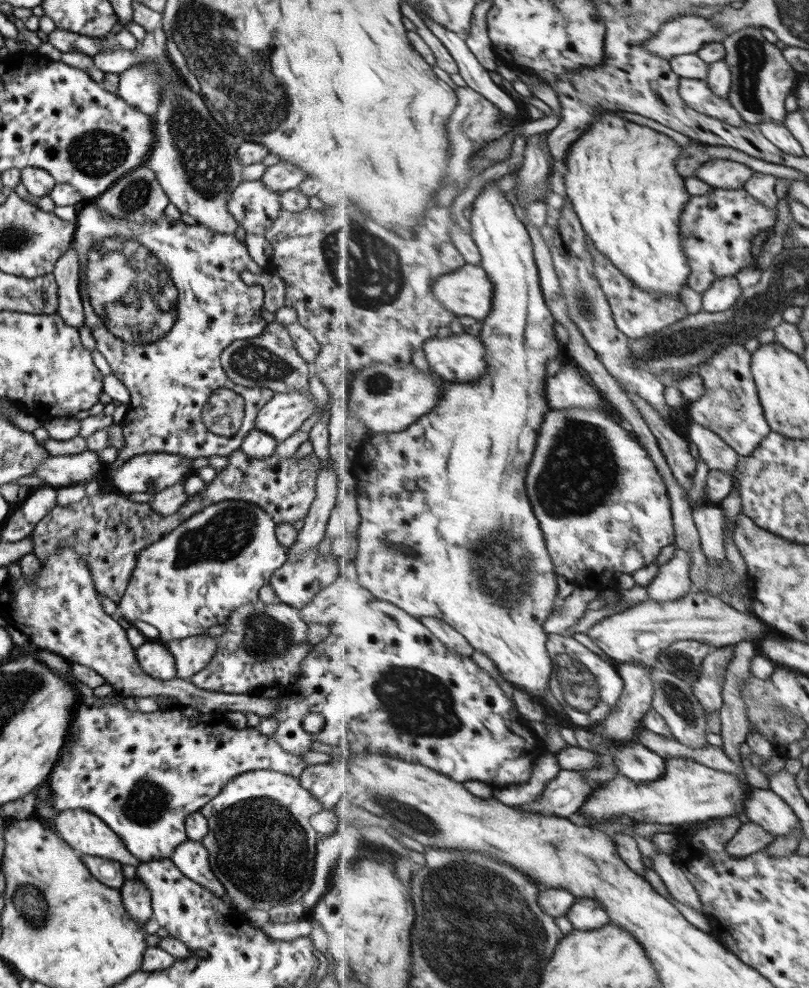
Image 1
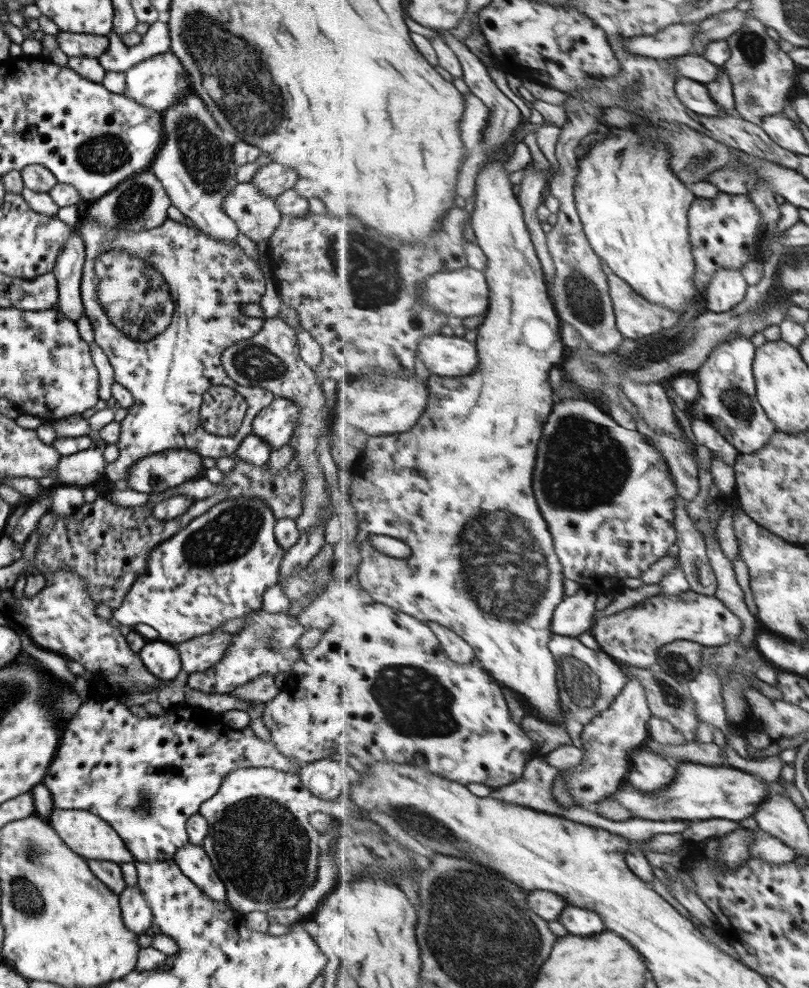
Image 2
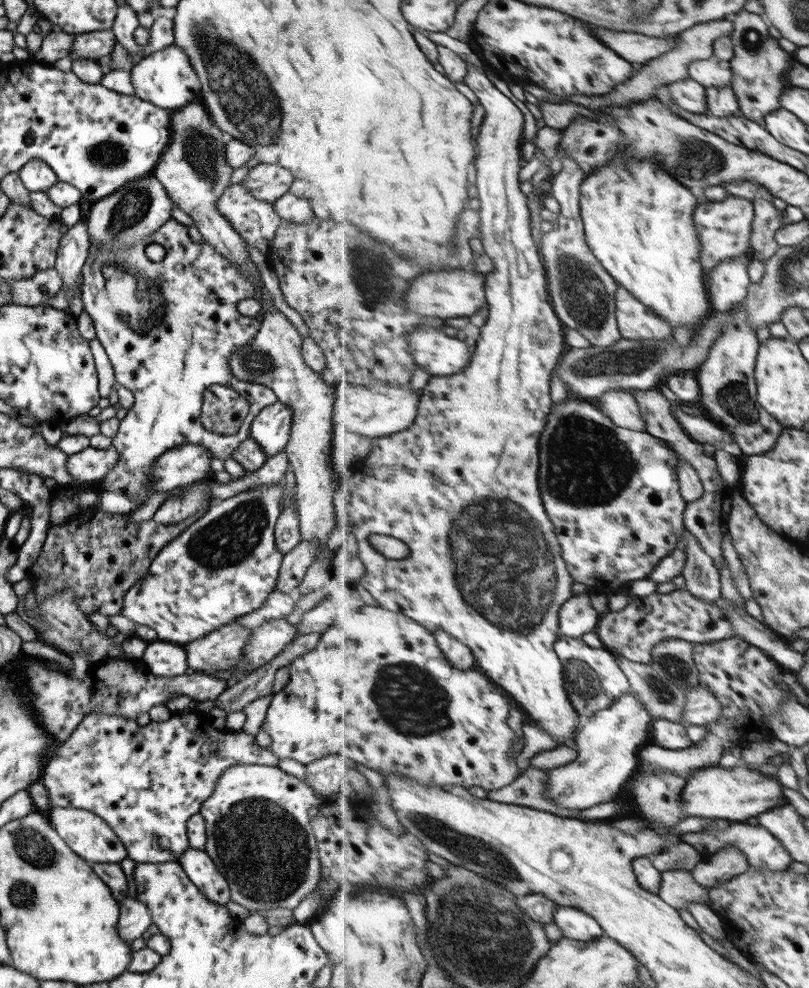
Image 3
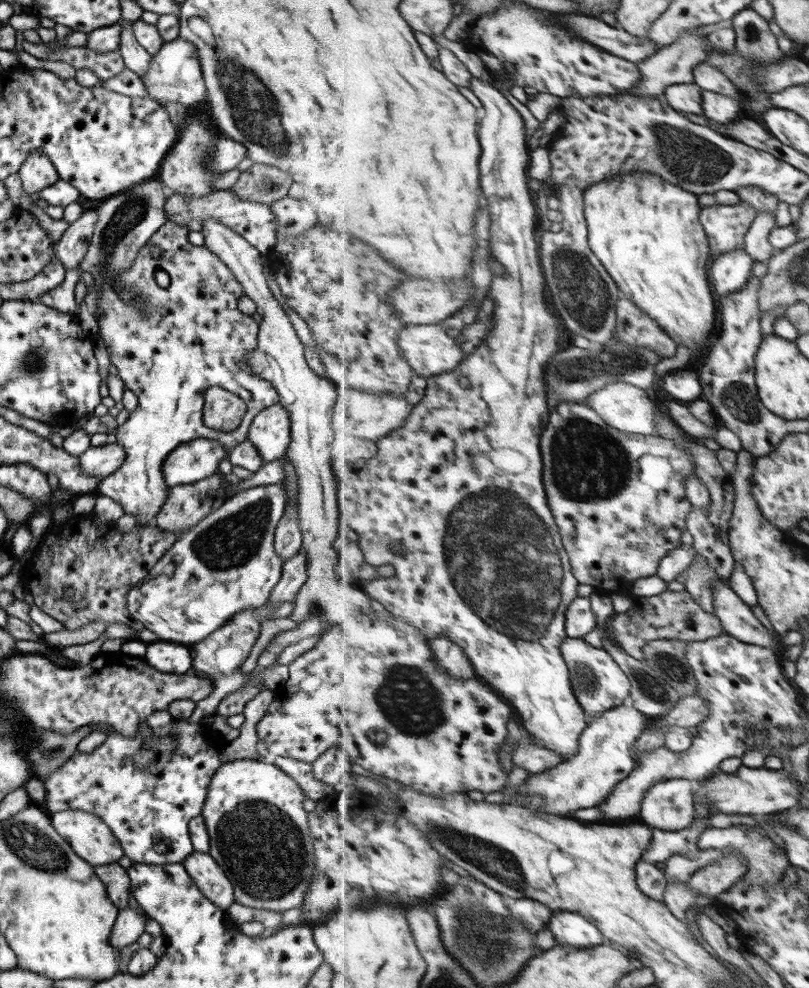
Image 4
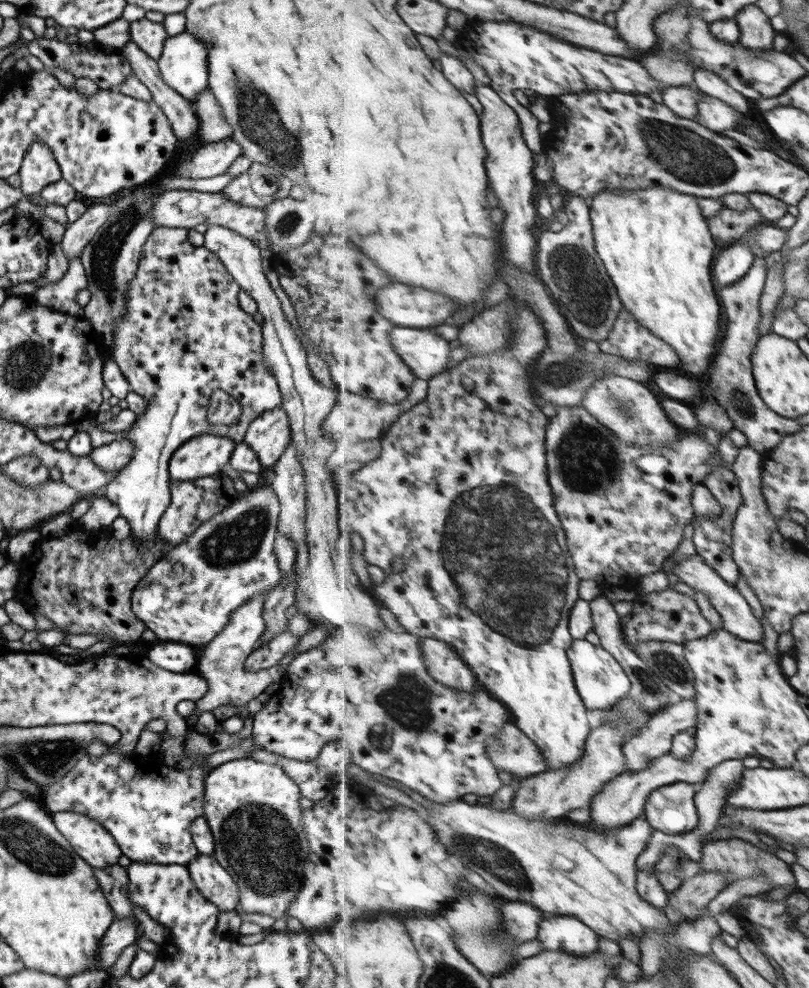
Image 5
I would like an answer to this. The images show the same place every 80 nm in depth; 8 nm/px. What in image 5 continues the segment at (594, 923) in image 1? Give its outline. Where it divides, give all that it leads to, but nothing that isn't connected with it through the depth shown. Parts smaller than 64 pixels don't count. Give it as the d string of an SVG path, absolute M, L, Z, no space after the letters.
M549 916L539 927L538 941L542 951L561 950L577 956L591 956L598 951L604 956L621 955L619 943L600 936L576 916Z

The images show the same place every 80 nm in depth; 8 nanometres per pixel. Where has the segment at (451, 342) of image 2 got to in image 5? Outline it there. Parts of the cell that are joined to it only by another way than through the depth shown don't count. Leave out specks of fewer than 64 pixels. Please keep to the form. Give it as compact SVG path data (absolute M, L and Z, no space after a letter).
M396 326L390 335L395 352L414 370L418 378L429 381L436 374L439 375L448 370L451 346L449 341L435 332L433 327L419 329Z

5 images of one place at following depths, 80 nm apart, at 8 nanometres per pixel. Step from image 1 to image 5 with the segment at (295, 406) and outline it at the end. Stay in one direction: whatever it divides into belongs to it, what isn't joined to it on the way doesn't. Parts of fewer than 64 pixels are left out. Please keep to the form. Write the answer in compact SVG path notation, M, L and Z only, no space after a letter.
M277 407L256 416L242 442L254 451L261 466L272 466L291 442L290 431L286 412Z

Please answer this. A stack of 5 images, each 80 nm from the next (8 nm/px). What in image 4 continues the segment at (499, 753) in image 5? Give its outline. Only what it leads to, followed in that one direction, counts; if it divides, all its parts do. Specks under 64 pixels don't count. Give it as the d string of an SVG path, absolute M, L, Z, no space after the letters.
M527 734L518 742L516 749L510 754L515 766L526 770L528 774L540 773L560 765L564 760L558 752L540 745L534 745Z

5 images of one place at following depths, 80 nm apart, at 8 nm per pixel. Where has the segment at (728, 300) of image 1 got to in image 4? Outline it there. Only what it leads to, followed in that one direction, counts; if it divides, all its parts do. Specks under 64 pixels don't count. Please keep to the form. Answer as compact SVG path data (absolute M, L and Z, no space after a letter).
M744 249L726 252L713 260L711 265L712 286L720 297L741 291L750 282L754 258Z

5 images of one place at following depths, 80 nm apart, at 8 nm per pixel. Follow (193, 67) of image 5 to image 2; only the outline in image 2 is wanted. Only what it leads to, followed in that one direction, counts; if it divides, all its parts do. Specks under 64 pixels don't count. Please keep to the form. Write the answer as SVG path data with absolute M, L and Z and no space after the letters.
M169 51L134 64L122 73L125 80L125 91L122 95L133 100L135 104L139 104L143 108L149 108L153 112L162 113L170 105L191 94L191 80L188 79L176 56L173 56Z

